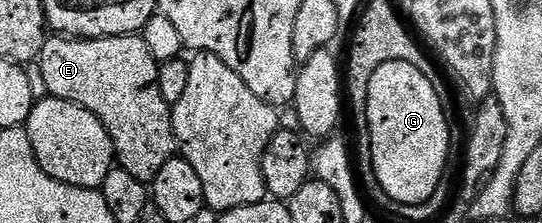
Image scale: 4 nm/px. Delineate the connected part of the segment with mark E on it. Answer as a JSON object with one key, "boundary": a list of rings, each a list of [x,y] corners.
{"boundary":[[[52,34],[45,39],[42,50],[38,57],[38,63],[42,70],[42,78],[39,83],[42,85],[43,91],[47,95],[65,100],[66,102],[74,102],[78,106],[82,106],[86,110],[90,110],[90,114],[94,114],[94,118],[98,118],[102,122],[102,126],[106,126],[106,134],[110,134],[112,145],[116,151],[115,163],[126,170],[126,174],[134,174],[134,178],[150,182],[158,174],[158,170],[162,170],[162,166],[166,166],[166,162],[170,162],[173,156],[177,155],[178,145],[176,143],[176,135],[172,129],[172,110],[166,102],[166,98],[162,98],[162,94],[158,90],[158,74],[160,73],[160,64],[150,54],[150,50],[146,46],[146,42],[139,35],[134,36],[103,36],[101,40],[81,40],[70,36],[61,36]]]}

